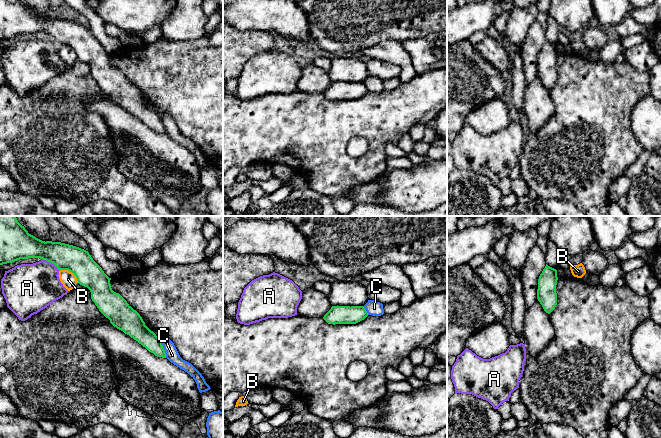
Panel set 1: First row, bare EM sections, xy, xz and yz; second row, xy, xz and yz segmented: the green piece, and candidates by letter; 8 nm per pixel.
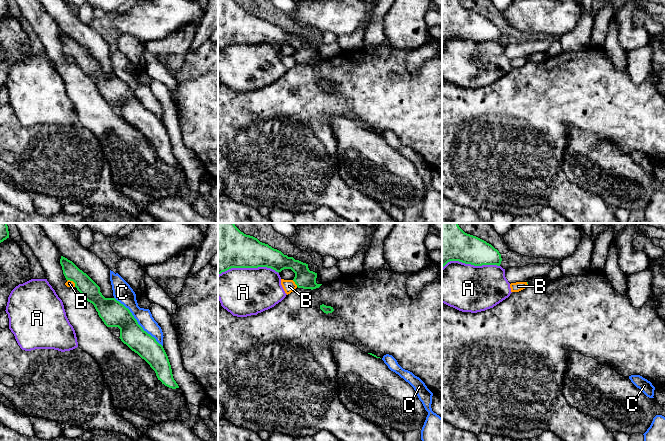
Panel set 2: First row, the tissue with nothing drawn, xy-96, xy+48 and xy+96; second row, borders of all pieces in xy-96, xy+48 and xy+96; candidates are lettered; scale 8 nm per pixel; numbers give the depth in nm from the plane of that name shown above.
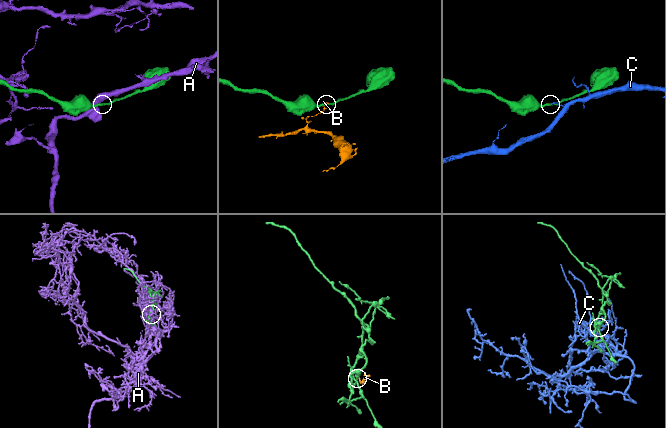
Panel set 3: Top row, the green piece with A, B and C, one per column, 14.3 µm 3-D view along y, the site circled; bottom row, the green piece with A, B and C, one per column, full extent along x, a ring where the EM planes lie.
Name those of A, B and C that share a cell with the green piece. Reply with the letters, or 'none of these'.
none of these

